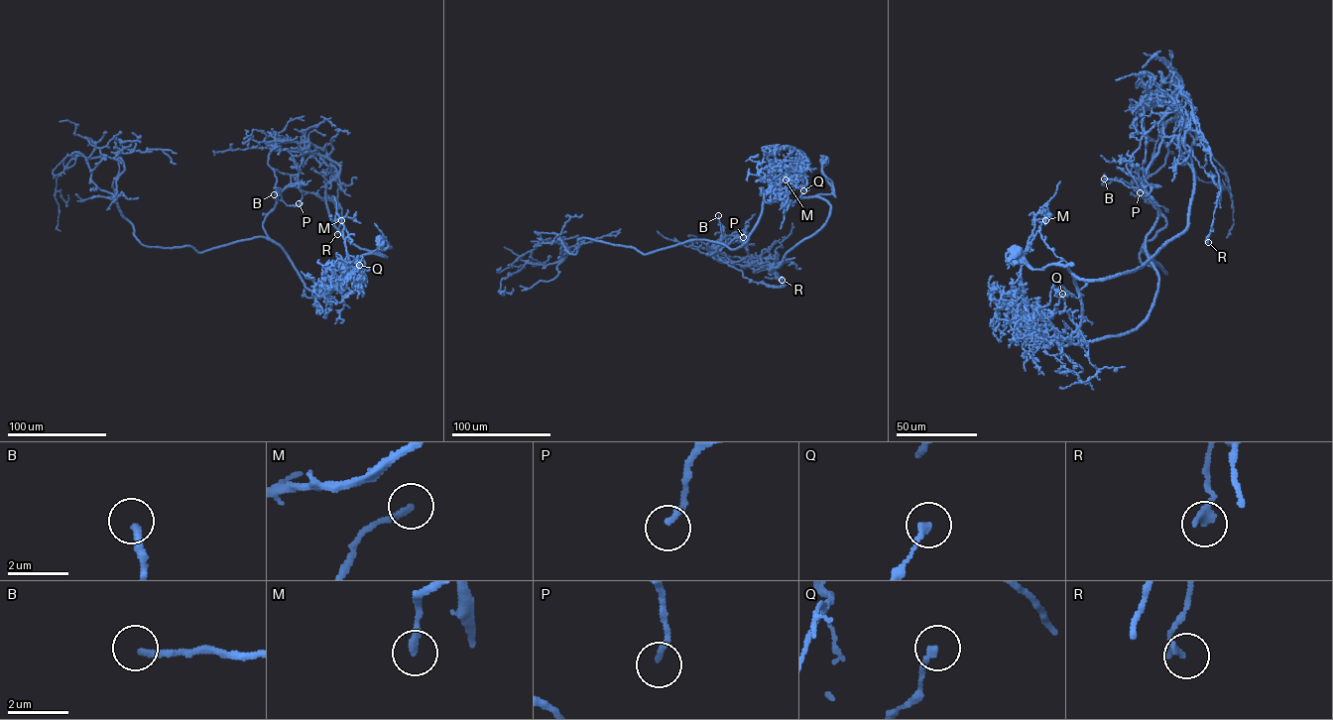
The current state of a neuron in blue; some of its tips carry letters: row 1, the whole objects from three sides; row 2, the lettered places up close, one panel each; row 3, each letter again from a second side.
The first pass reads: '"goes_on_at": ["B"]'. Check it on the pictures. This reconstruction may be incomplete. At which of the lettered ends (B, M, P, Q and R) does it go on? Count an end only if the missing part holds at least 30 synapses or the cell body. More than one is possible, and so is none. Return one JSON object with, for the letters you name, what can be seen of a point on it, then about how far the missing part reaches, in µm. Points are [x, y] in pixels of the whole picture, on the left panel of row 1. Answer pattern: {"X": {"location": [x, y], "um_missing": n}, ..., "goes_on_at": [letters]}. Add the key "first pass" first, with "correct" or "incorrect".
{"first pass": "correct", "B": {"location": [274, 194], "um_missing": 50}, "goes_on_at": ["B"]}

